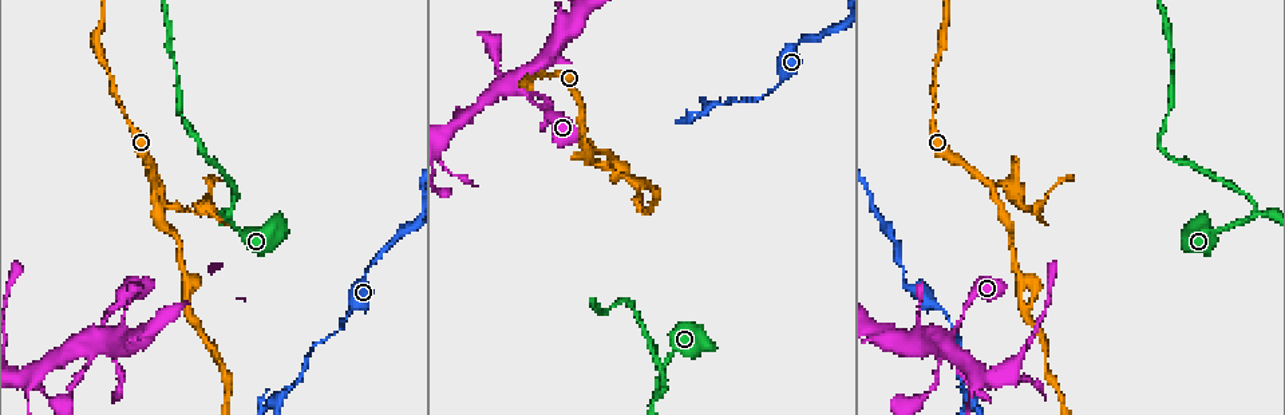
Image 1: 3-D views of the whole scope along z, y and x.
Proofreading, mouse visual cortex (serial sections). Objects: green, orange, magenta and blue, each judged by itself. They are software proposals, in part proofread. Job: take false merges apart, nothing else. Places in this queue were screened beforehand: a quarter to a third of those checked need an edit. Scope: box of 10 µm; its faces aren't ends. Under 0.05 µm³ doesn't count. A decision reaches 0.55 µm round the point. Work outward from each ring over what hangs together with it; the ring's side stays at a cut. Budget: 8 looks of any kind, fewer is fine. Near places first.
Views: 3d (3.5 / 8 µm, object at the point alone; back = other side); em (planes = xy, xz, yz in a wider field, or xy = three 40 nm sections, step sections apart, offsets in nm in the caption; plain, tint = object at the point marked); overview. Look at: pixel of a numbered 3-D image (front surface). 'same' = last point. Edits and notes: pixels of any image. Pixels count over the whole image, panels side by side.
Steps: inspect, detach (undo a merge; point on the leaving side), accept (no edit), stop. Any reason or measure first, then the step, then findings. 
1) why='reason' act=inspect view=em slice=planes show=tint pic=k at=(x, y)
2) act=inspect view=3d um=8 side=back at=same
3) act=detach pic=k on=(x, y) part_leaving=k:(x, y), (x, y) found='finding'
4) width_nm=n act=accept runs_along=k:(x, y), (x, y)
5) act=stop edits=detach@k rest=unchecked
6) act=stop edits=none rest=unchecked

why='sudden change in width' act=inspect view=3d um=8 pic=1 at=(345, 320)

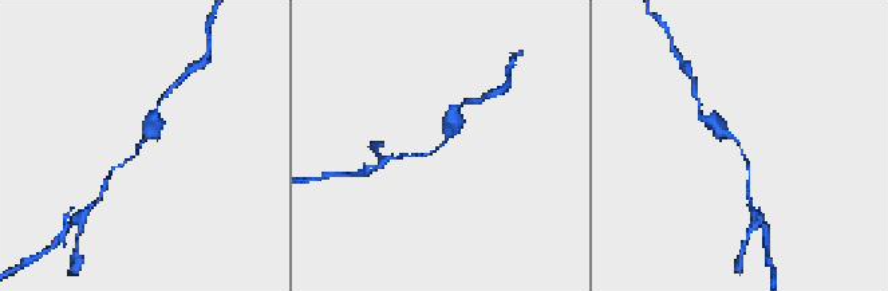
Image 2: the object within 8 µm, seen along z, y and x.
act=inspect view=3d um=3.5 at=same

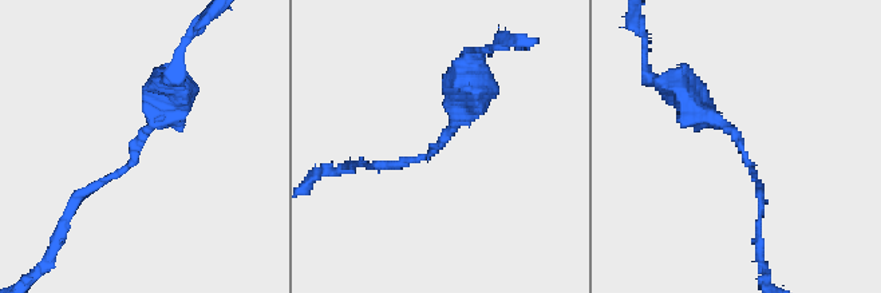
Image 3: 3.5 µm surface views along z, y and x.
arm_widths_nm=100,350 act=inspect view=em slice=planes show=tint pic=3 at=(739, 145)

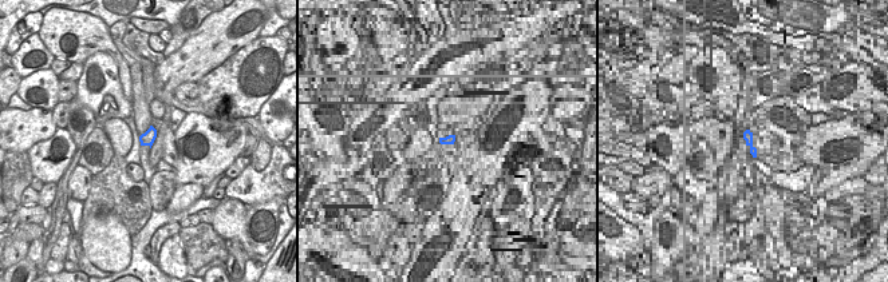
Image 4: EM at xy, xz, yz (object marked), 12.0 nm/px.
width_nm=160 act=accept runs_along=3:(174, 96), (133, 159), (79, 204) found='one cell here'

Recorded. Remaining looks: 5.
why='sudden change in width' act=inspect view=3d um=8 pic=1 at=(972, 404)

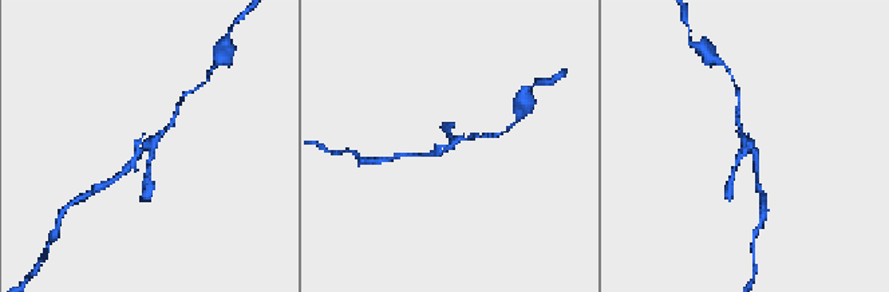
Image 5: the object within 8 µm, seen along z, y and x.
act=inspect view=em slice=xy step=1 show=tint at=same

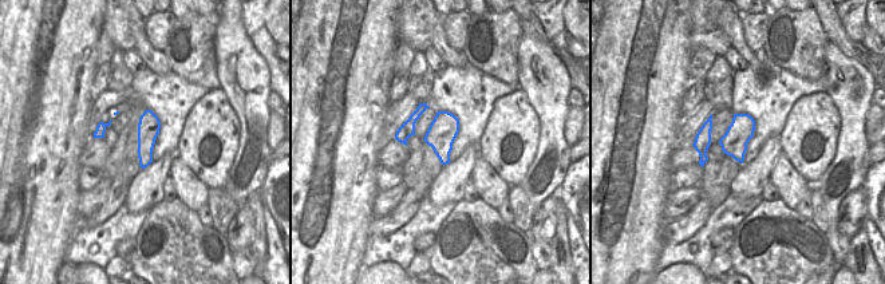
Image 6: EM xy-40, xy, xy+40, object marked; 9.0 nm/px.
act=accept runs_along=5:(176, 113), (173, 122), (126, 164) found='all the same cell'

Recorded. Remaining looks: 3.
why='arms run side by side' act=inspect view=3d um=8 pic=1 at=(584, 132)

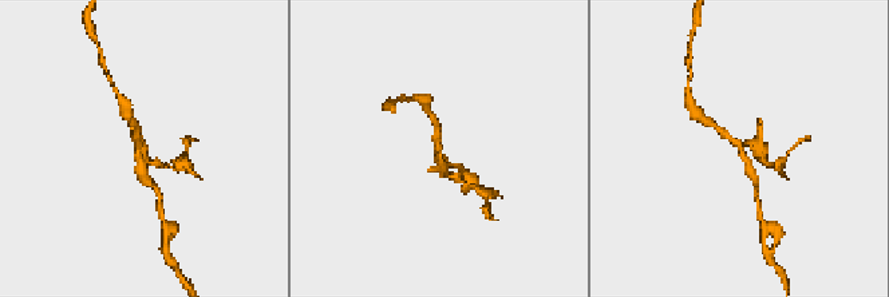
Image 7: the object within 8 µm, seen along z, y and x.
why='zoom in' act=inspect view=3d um=3.5 at=same

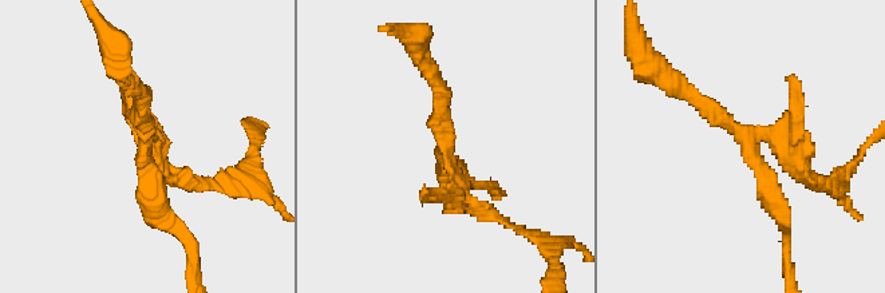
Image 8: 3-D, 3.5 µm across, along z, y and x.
why='shape alone is not enough' act=inspect view=em slice=xy step=2 show=tint pic=8 at=(145, 140)

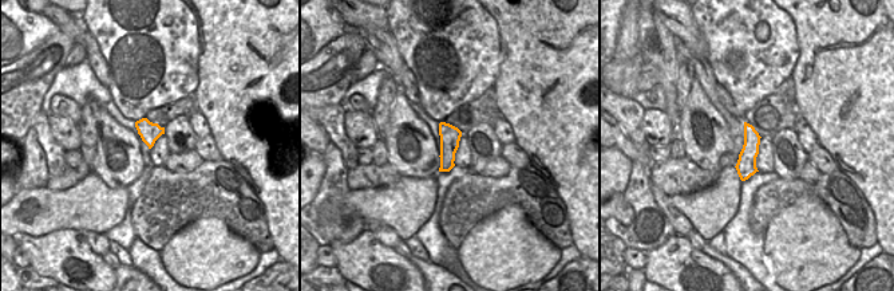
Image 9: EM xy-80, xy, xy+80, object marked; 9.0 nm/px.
act=detach pic=8 on=(805, 135) part_leaving=8:(766, 139), (830, 185) found='two cells meet here'

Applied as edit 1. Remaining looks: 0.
act=stop edits=detach@8 rest=unchecked

